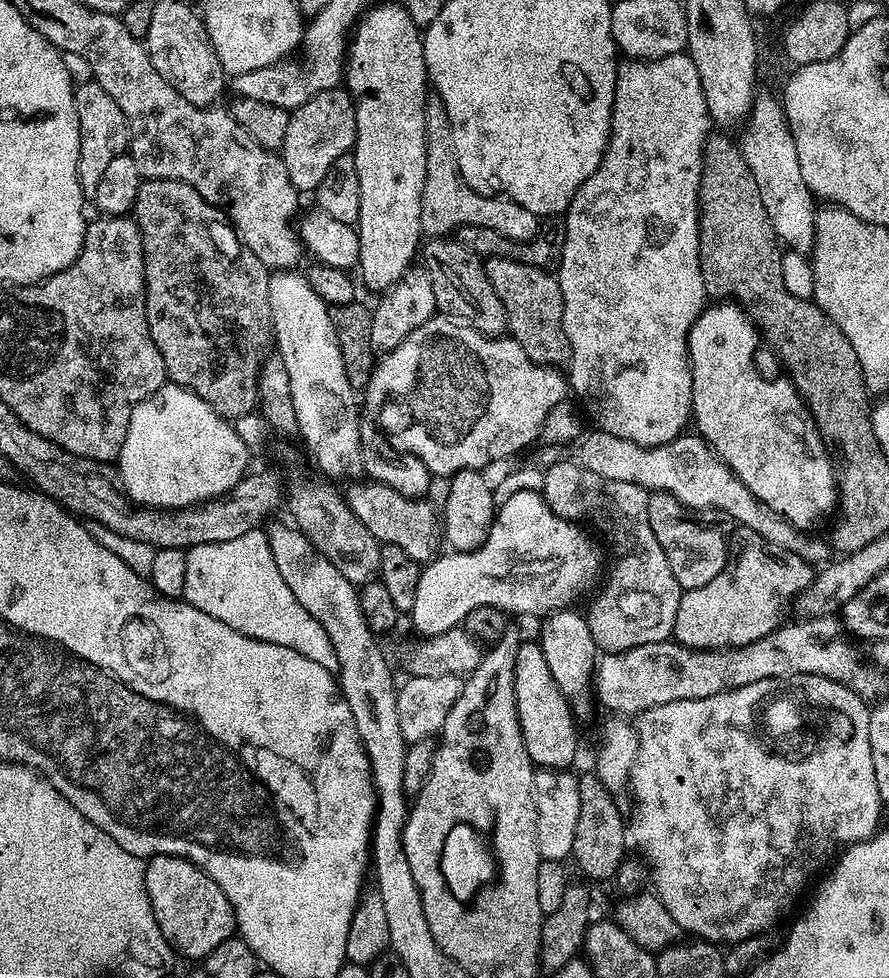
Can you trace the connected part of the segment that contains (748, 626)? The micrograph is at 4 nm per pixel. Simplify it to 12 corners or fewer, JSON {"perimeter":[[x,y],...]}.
{"perimeter":[[740,526],[718,578],[685,591],[672,627],[695,650],[781,627],[813,565]]}

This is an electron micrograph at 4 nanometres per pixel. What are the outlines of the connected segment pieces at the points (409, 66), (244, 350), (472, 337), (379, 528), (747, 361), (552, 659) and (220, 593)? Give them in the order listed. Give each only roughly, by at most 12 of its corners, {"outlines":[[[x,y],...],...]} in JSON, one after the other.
{"outlines":[[[403,3],[360,17],[359,279],[384,294],[422,244],[424,38]],[[181,180],[134,209],[167,379],[257,411],[269,268]],[[432,316],[372,370],[380,431],[436,478],[530,447],[570,385]],[[352,482],[350,510],[381,545],[423,566],[442,548],[438,512],[385,484]],[[735,302],[688,332],[701,440],[775,515],[837,501],[791,379]],[[587,615],[543,617],[538,643],[554,682],[588,712],[598,649]],[[267,531],[186,553],[186,603],[338,669]]]}

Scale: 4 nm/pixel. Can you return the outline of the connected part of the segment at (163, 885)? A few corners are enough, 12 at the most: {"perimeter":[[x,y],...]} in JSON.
{"perimeter":[[197,864],[144,865],[154,918],[203,961],[237,931],[226,894]]}

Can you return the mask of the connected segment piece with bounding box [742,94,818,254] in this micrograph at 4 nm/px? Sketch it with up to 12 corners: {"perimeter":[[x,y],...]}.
{"perimeter":[[757,95],[742,151],[777,241],[811,253],[817,201],[781,101]]}

